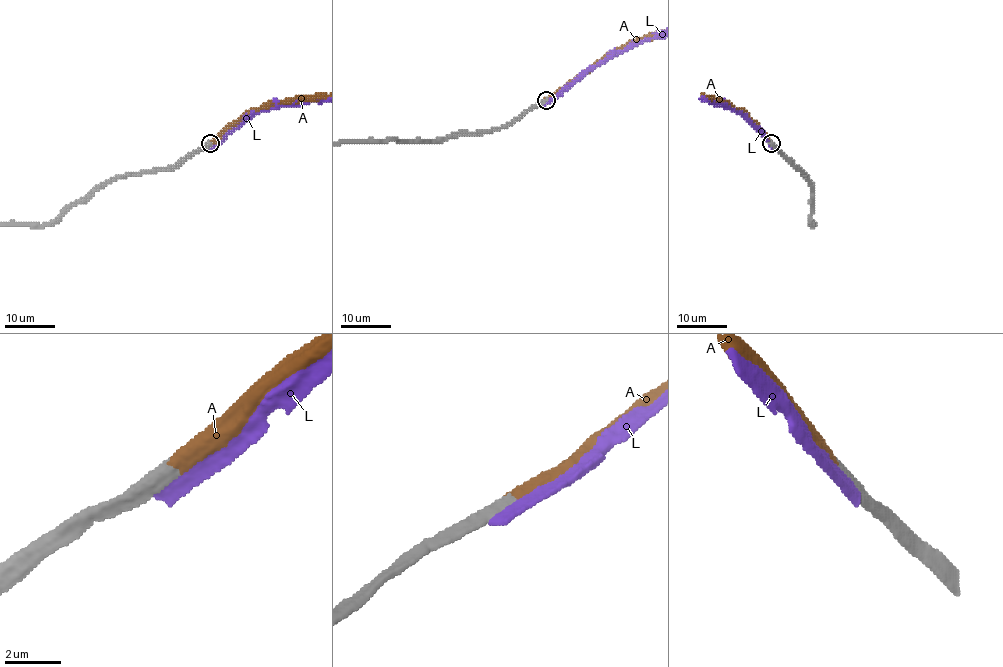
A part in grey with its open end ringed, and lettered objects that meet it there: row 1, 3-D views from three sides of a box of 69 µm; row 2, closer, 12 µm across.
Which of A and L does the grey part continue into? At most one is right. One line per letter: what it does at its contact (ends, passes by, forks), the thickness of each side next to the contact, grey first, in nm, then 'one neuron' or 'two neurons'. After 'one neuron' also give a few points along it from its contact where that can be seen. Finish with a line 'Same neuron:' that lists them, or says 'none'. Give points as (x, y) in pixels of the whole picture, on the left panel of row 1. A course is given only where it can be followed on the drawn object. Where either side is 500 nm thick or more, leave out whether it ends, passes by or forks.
A: it ends there; 480 nm thick on the grey side, 440 nm on the other; one neuron
L: 600 nm thick on the grey side, 500 nm on the other; two neurons
Same neuron: A

